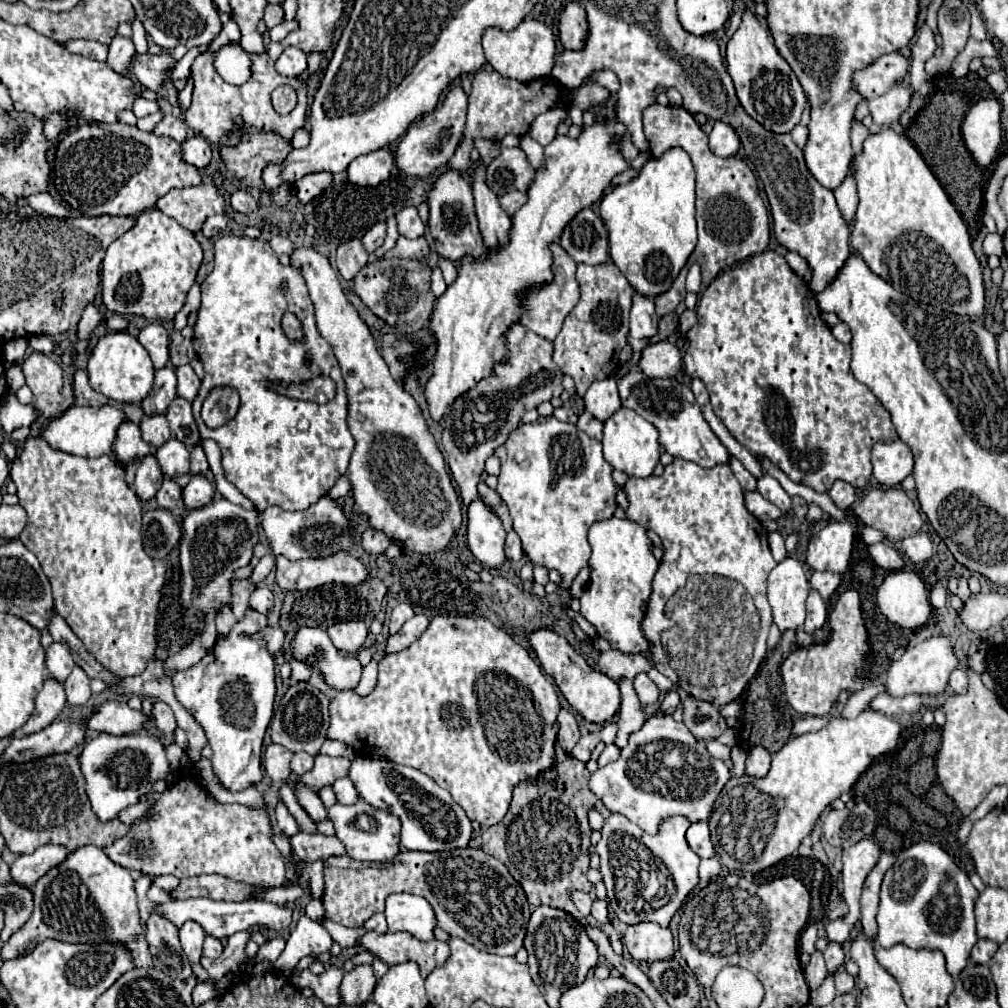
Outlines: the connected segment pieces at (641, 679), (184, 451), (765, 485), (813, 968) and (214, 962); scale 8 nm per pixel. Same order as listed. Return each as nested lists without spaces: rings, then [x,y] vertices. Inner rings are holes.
[[[639,673],[639,675],[633,679],[633,685],[635,685],[635,691],[637,691],[641,703],[651,705],[651,703],[657,701],[657,697],[659,697],[659,689],[657,689],[655,683],[647,677],[647,673]]]
[[[175,437],[157,447],[155,457],[165,477],[179,477],[189,473],[189,449],[181,441],[175,441]]]
[[[761,475],[757,479],[757,491],[769,499],[771,503],[775,503],[779,509],[791,509],[791,497],[785,493],[785,489],[779,485],[779,481],[771,475]]]
[[[815,951],[815,953],[811,955],[811,961],[807,963],[803,974],[810,990],[817,989],[817,987],[823,983],[823,979],[827,976],[827,968],[821,951]]]
[[[253,925],[247,931],[239,931],[235,935],[231,935],[227,939],[227,945],[223,949],[223,955],[217,959],[209,959],[209,957],[201,957],[201,967],[207,971],[209,977],[213,979],[221,979],[225,973],[235,971],[241,973],[245,969],[247,963],[247,955],[245,955],[245,943],[249,941],[249,937],[253,933],[259,933],[261,927]]]

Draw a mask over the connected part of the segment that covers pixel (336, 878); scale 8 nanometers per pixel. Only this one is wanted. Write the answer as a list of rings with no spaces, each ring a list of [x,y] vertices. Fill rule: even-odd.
[[[473,847],[443,853],[401,851],[389,863],[367,863],[355,861],[349,855],[333,855],[325,859],[323,875],[325,917],[335,923],[347,927],[363,925],[371,915],[385,909],[387,895],[405,891],[425,897],[435,909],[439,927],[449,935],[495,955],[515,955],[521,949],[533,909],[523,895],[523,887],[511,877],[507,867],[499,859]]]

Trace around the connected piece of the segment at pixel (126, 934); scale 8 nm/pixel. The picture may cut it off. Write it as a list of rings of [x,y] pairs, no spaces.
[[[85,845],[75,849],[63,865],[51,869],[33,887],[35,909],[27,925],[13,933],[3,945],[3,959],[15,959],[29,953],[37,943],[45,939],[57,939],[67,943],[119,943],[129,949],[135,967],[151,967],[151,953],[147,949],[145,931],[141,925],[135,881],[127,869],[115,865],[103,849],[95,845]]]

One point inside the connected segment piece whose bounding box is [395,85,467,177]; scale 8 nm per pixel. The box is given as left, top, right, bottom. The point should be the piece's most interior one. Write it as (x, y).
(430, 142)

